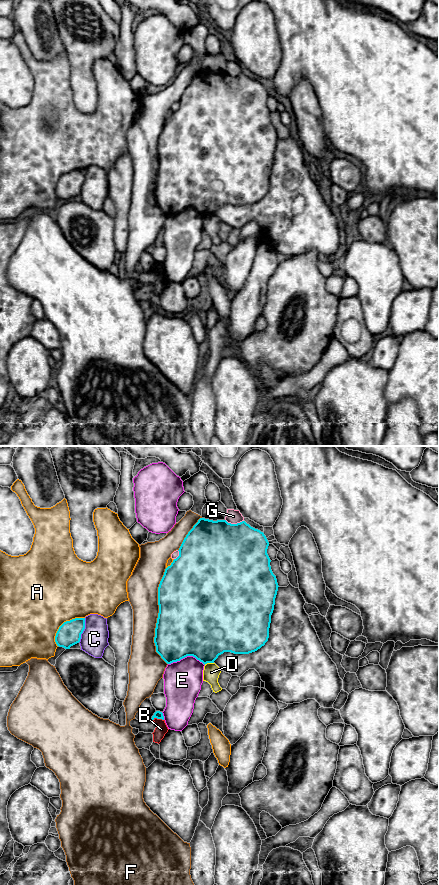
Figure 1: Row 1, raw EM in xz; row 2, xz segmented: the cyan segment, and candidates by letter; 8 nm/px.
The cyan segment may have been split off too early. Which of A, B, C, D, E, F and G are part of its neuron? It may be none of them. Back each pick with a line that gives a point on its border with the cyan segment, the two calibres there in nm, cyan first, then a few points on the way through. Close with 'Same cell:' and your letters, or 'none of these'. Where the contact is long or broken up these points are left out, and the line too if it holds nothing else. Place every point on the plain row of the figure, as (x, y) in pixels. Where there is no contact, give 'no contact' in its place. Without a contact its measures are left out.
Same cell: none of these

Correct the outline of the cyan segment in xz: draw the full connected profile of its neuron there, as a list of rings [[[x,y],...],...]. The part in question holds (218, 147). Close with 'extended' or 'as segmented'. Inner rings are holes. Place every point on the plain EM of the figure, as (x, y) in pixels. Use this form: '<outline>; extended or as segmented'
[[[200,70],[198,72],[184,90],[178,102],[179,108],[165,121],[158,139],[159,165],[155,180],[154,195],[156,198],[156,204],[167,216],[180,213],[187,208],[193,208],[205,217],[207,215],[214,215],[218,208],[224,204],[249,206],[257,203],[265,197],[269,190],[271,167],[274,162],[275,150],[279,139],[276,128],[271,122],[271,112],[267,106],[268,98],[269,94],[264,85],[251,79],[245,73],[231,76],[226,72],[213,73],[205,70]]]; as segmented

